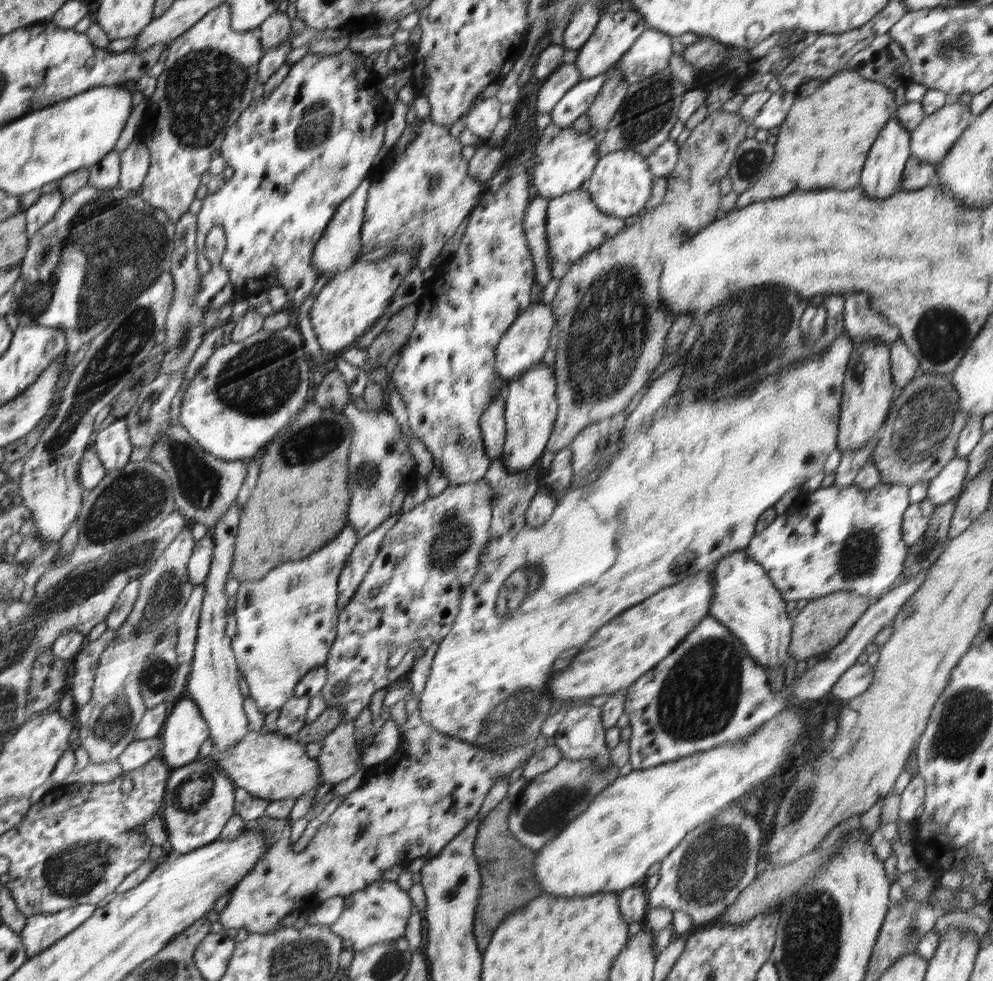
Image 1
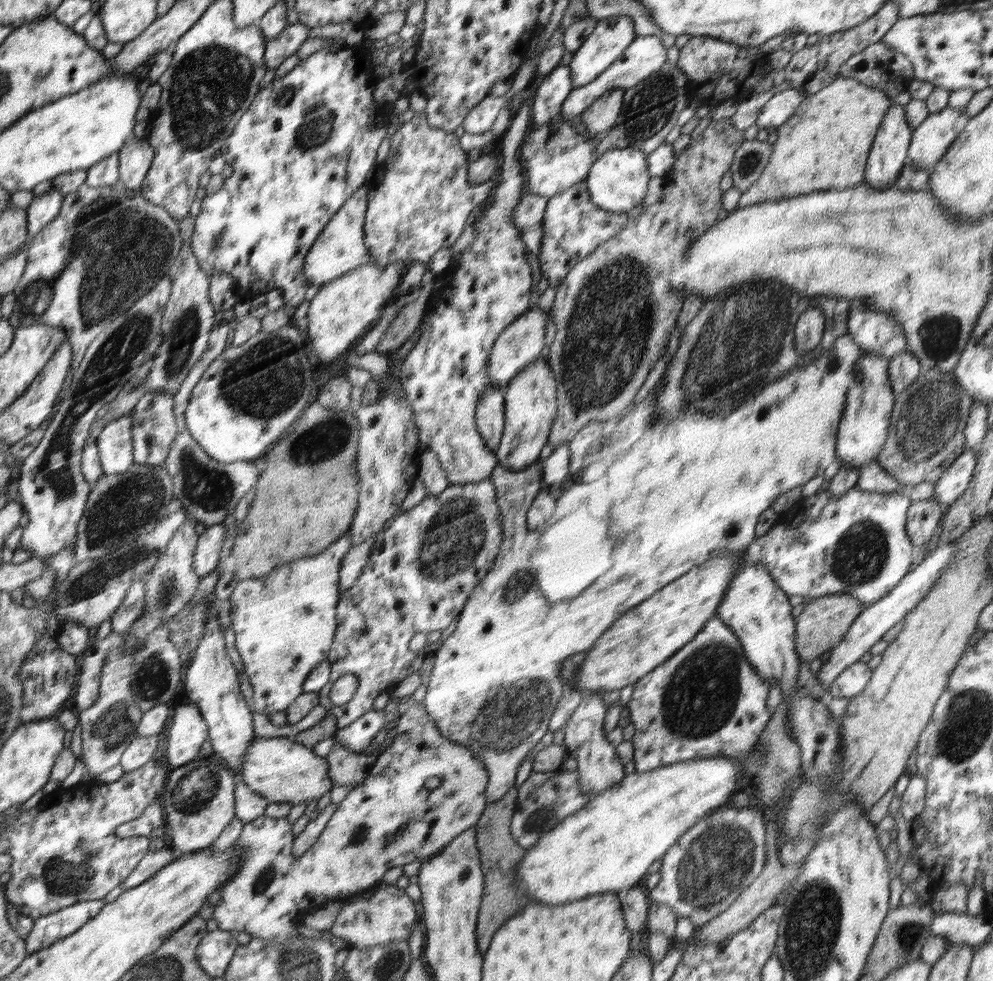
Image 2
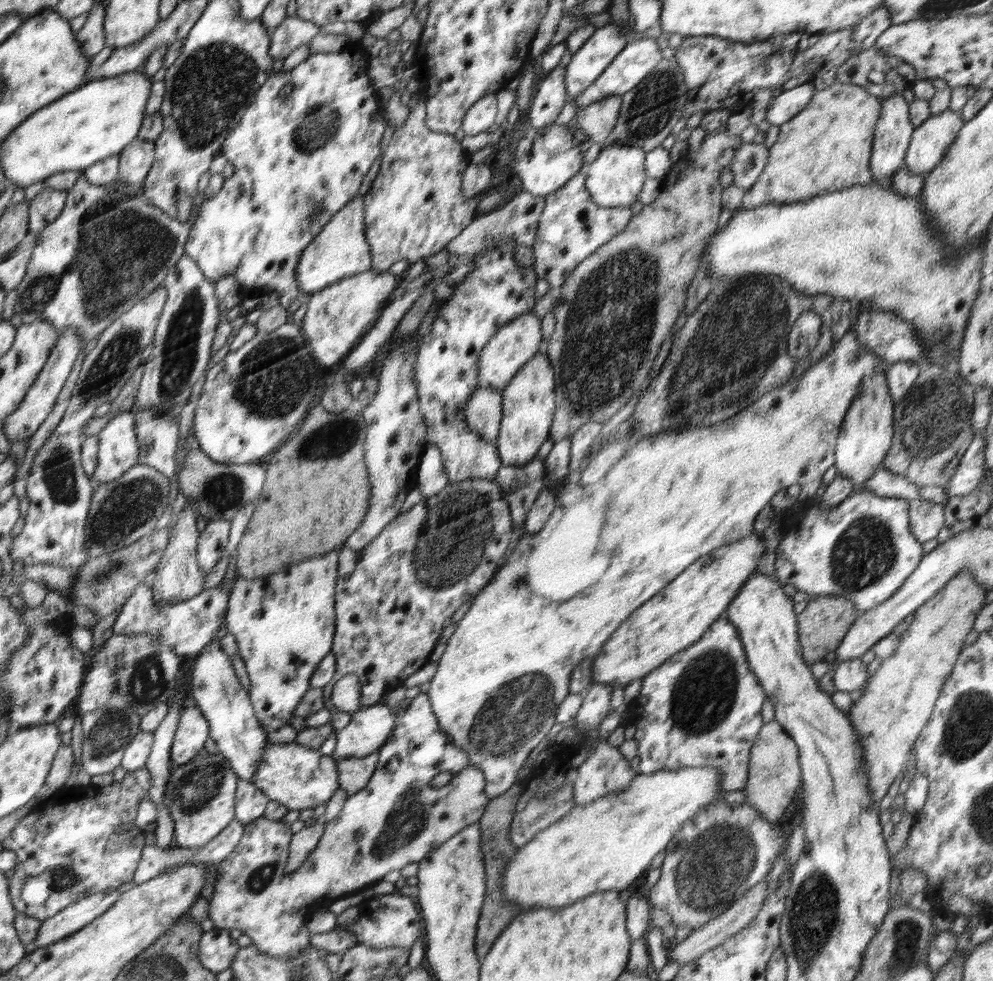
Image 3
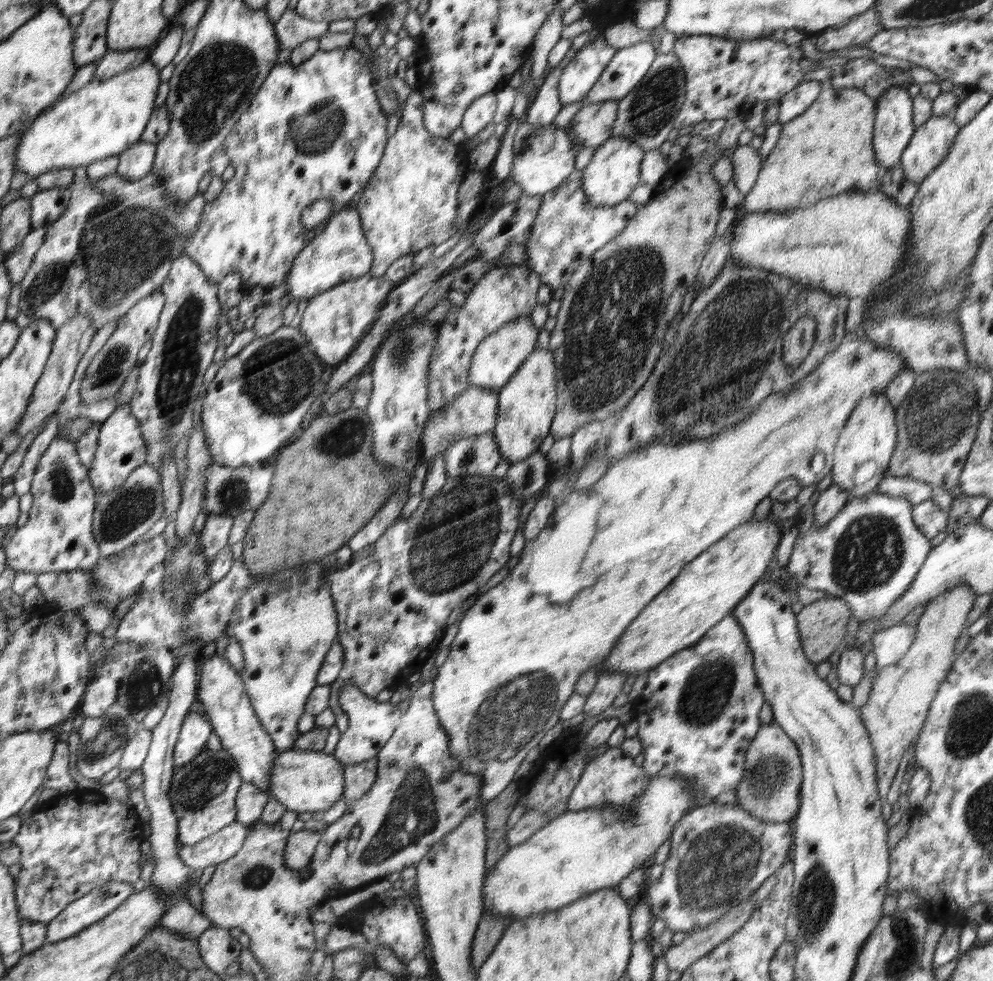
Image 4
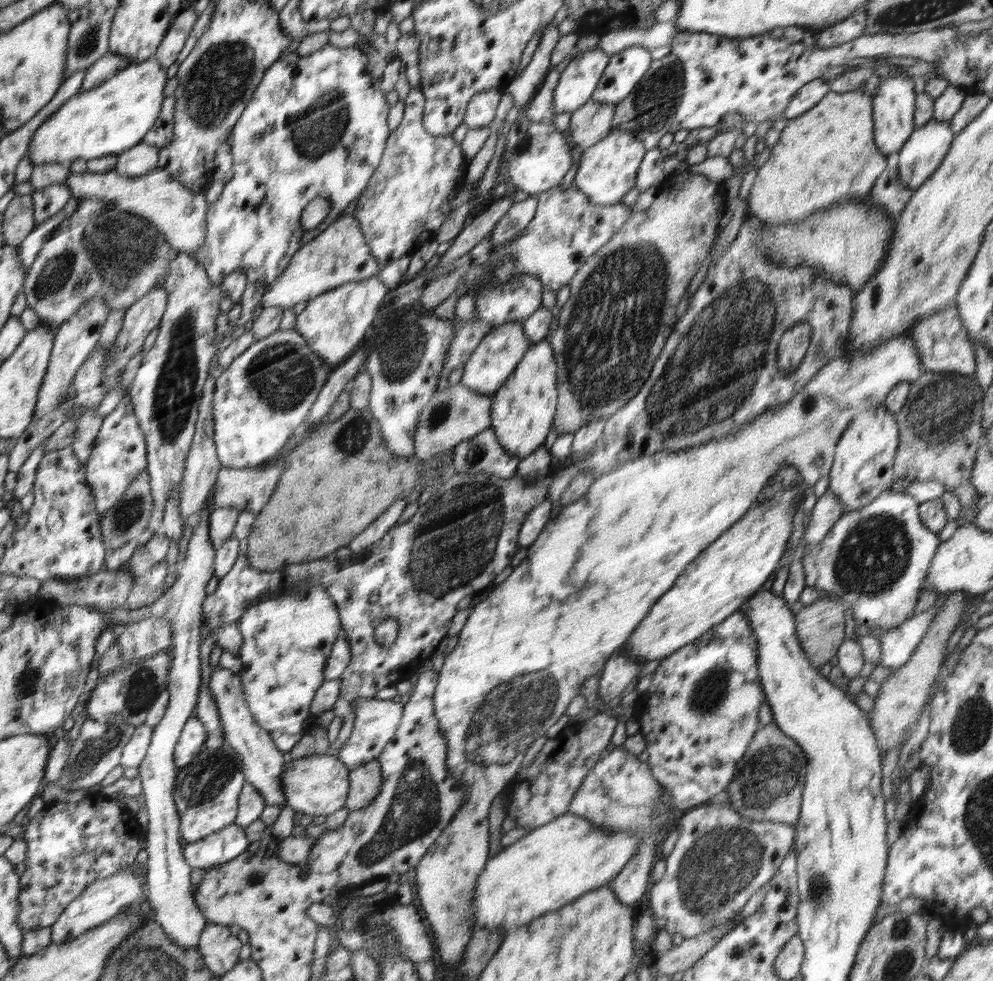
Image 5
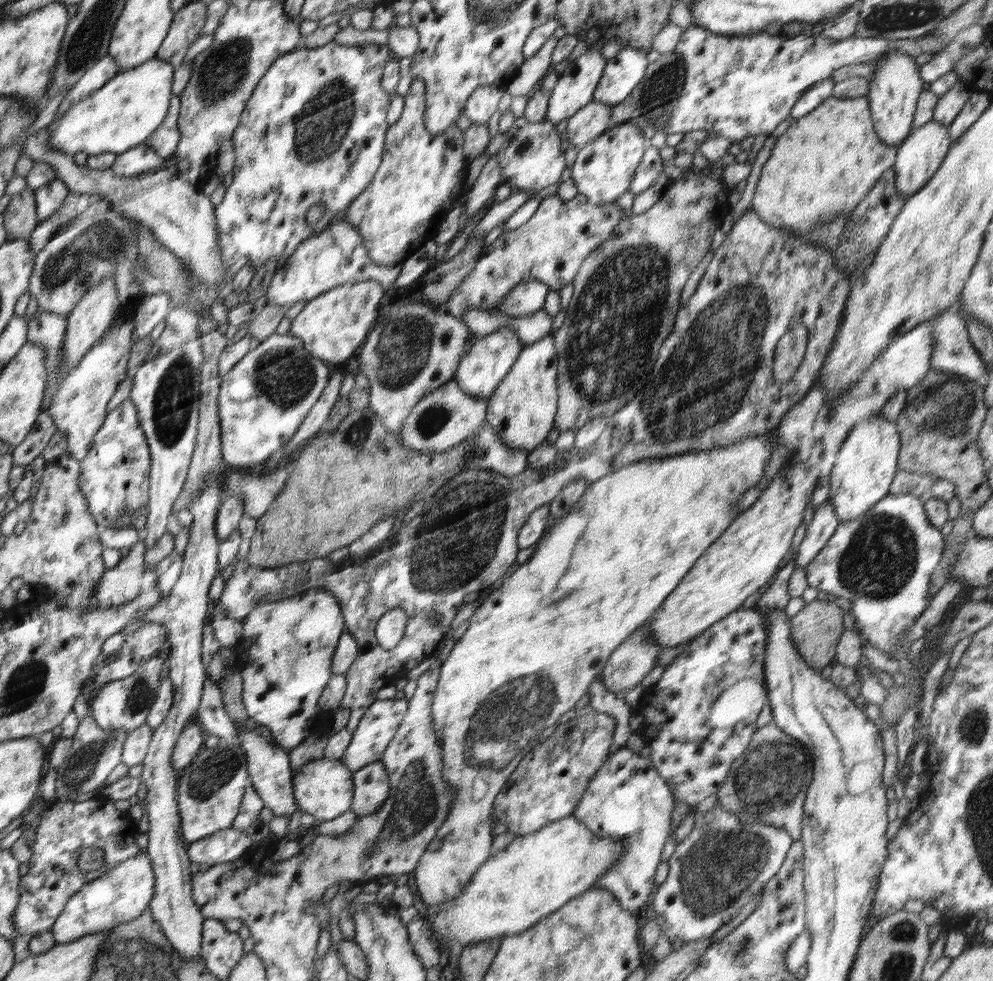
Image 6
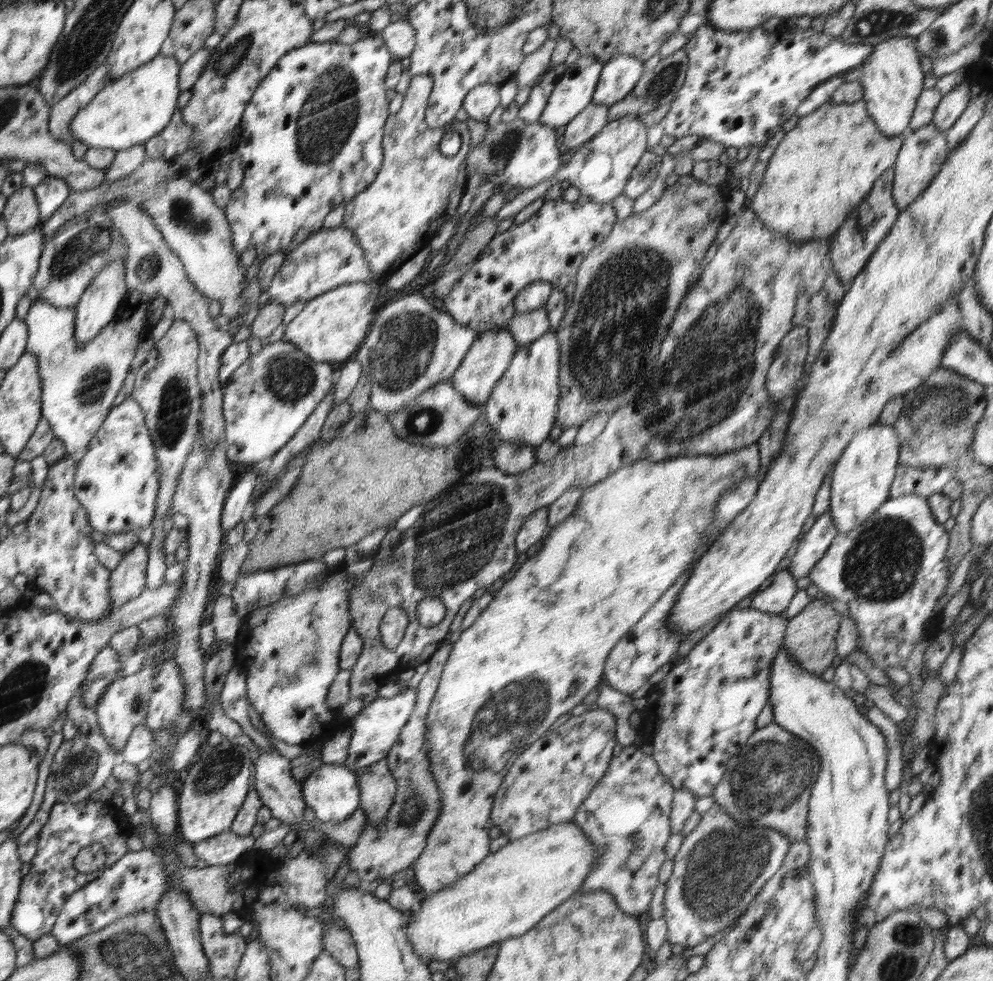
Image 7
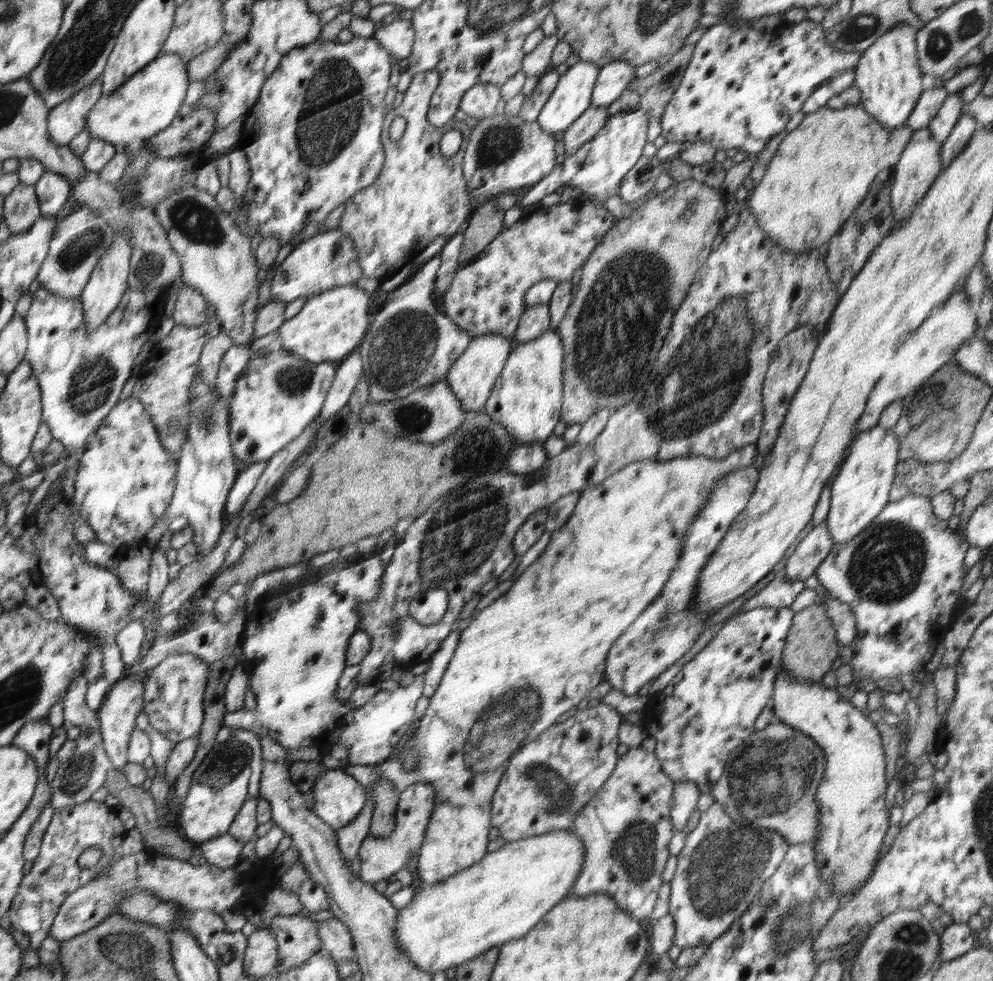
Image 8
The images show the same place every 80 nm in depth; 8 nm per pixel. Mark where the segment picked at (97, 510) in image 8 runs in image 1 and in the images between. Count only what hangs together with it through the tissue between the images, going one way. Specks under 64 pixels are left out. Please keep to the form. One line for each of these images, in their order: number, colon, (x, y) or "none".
1: (114, 445)
2: (115, 442)
3: (119, 450)
4: (122, 448)
5: (121, 453)
6: (115, 473)
7: (117, 481)

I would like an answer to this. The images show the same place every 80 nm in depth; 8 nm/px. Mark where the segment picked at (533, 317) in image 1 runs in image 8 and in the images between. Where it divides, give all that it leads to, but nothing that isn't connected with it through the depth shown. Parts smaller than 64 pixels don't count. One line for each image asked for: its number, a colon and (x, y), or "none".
2: (520, 343)
3: (504, 355)
4: (497, 358)
5: (493, 361)
6: (485, 365)
7: (489, 355)
8: (472, 378)

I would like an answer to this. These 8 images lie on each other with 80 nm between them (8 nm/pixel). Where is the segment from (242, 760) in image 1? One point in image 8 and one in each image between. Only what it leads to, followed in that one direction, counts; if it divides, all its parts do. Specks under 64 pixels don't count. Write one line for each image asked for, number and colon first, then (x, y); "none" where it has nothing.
2: (280, 769)
3: (297, 777)
4: (312, 781)
5: (317, 784)
6: (324, 788)
7: (333, 791)
8: (339, 797)

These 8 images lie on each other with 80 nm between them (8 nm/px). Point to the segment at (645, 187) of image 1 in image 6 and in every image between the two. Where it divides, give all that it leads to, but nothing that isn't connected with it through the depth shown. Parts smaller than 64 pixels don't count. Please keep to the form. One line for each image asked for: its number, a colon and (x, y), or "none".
2: (617, 182)
3: (615, 178)
4: (614, 171)
5: (607, 171)
6: (603, 170)

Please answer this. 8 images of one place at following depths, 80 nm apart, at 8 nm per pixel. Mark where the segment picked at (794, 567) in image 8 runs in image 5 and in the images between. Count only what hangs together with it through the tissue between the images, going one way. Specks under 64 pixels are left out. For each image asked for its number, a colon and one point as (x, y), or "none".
5: (828, 508)
6: (824, 522)
7: (813, 545)

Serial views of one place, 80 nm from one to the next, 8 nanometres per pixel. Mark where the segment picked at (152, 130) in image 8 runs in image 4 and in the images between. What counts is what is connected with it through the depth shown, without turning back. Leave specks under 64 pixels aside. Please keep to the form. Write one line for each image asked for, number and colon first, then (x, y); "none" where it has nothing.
4: (102, 119)
5: (110, 119)
6: (121, 115)
7: (129, 111)

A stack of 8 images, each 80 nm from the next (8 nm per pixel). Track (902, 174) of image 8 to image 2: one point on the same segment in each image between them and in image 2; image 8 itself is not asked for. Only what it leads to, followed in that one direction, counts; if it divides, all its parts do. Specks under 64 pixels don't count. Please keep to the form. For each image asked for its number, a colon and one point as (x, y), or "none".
2: (931, 140)
3: (930, 141)
4: (930, 144)
5: (922, 154)
6: (919, 155)
7: (924, 151)

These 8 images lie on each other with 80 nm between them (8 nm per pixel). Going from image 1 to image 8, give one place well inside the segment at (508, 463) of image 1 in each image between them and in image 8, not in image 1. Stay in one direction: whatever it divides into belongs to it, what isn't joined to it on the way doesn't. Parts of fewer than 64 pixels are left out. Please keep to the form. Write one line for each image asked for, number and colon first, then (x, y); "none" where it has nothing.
2: (531, 397)
3: (528, 400)
4: (527, 402)
5: (523, 409)
6: (521, 411)
7: (523, 405)
8: (526, 399)

